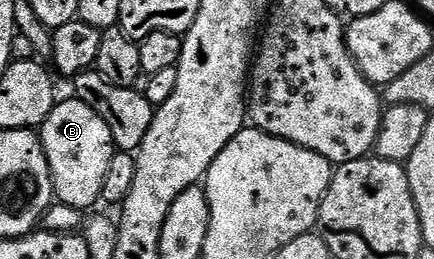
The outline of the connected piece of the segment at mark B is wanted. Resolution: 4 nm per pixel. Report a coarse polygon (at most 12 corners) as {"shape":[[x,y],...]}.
{"shape":[[57,102],[38,134],[55,198],[98,203],[114,154],[106,121]]}

